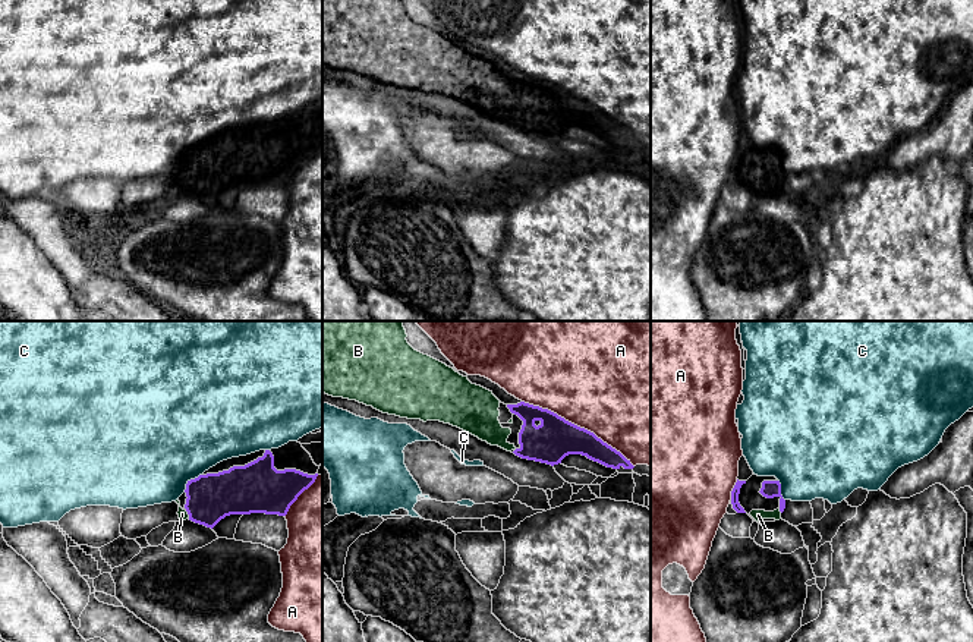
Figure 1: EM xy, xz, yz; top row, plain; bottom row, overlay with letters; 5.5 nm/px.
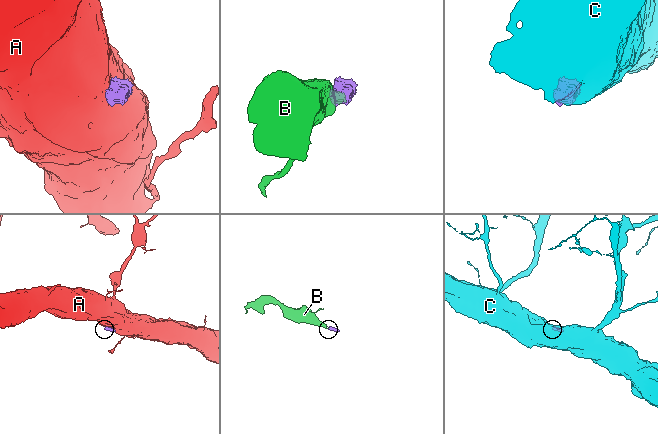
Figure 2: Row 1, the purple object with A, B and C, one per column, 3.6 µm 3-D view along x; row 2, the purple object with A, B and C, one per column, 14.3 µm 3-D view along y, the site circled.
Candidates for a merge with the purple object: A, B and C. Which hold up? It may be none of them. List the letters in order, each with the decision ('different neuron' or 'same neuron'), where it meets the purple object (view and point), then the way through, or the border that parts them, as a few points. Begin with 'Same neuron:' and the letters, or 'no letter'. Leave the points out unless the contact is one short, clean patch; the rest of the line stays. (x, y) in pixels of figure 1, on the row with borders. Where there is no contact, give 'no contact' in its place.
Same neuron: B
A: different neuron; meets purple in xz at (576, 425)
B: same neuron; meets purple in yz at (780, 510); runs through yz (770, 488), (781, 497), (780, 510), (758, 515)
C: different neuron; meets purple in xy at (189, 481)

